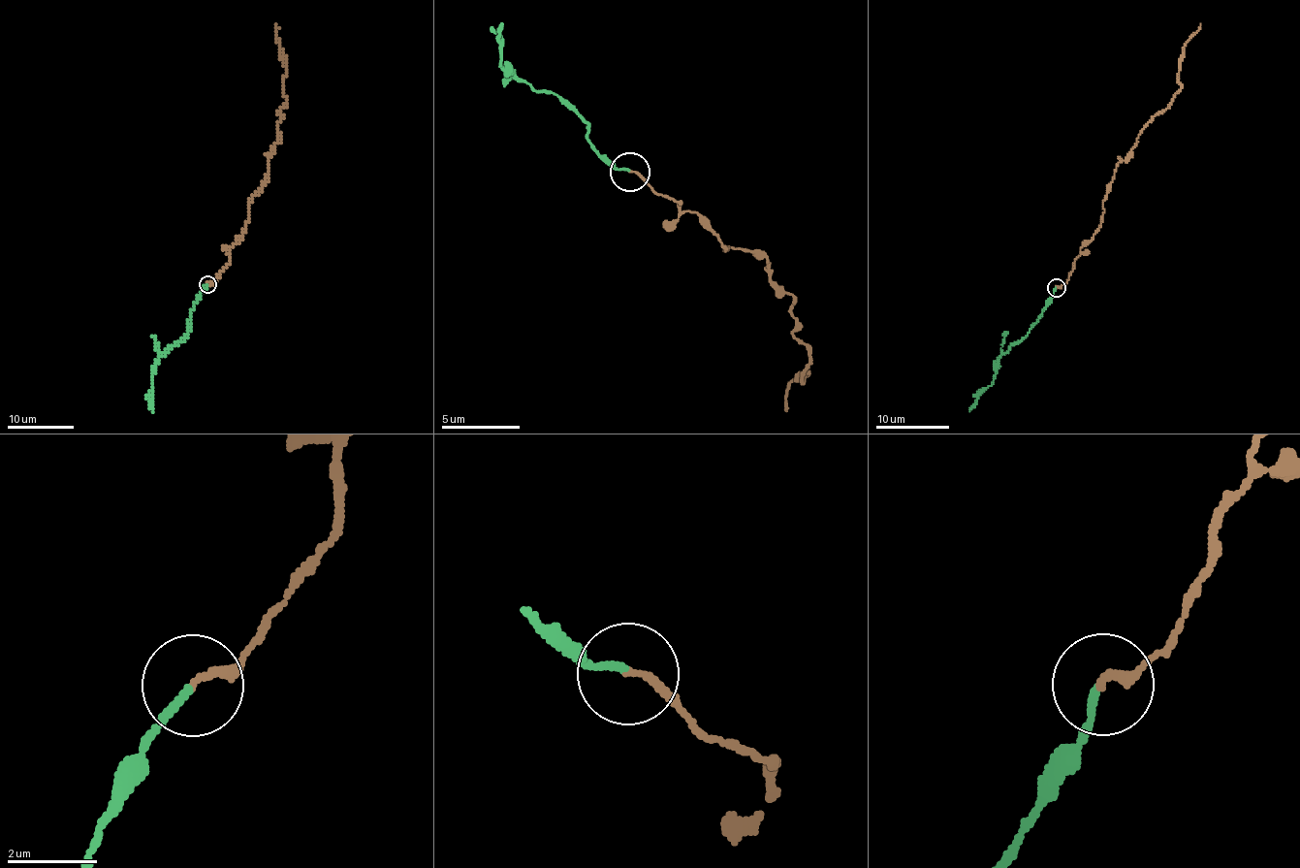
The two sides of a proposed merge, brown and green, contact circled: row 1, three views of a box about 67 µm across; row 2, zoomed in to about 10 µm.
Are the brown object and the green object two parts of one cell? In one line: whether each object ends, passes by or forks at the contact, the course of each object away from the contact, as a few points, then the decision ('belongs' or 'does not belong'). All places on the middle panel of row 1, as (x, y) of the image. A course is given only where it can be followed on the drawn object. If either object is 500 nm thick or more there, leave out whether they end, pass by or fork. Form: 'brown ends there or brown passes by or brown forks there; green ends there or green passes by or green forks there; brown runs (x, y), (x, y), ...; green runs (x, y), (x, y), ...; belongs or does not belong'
brown ends there; green ends there; brown runs (631, 171), (695, 211), (723, 252), (765, 257), (793, 298), (795, 337), (810, 355), (785, 409); green runs (631, 171), (613, 167), (593, 149), (586, 124), (514, 72), (500, 66), (497, 39), (502, 22); belongs

